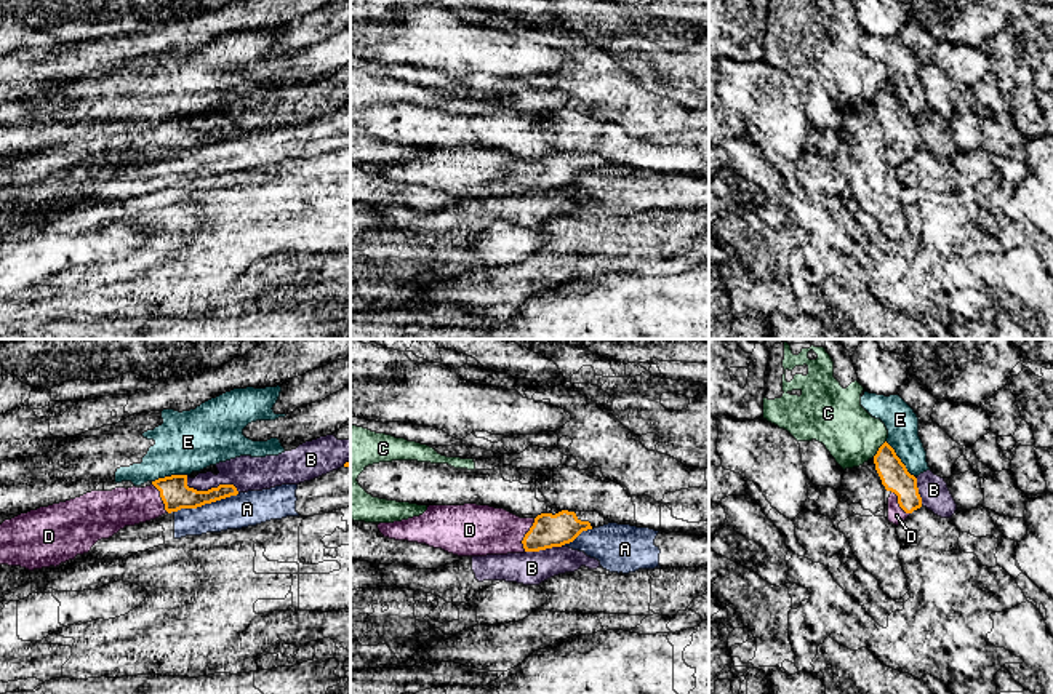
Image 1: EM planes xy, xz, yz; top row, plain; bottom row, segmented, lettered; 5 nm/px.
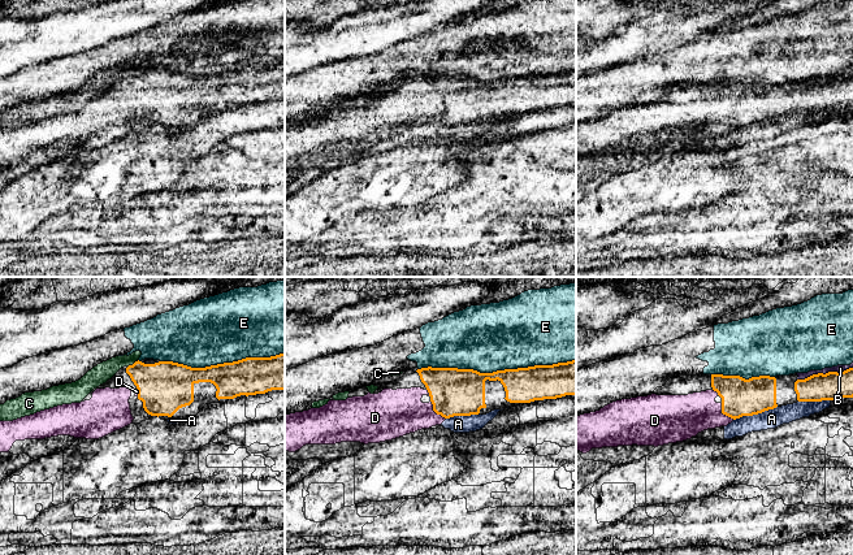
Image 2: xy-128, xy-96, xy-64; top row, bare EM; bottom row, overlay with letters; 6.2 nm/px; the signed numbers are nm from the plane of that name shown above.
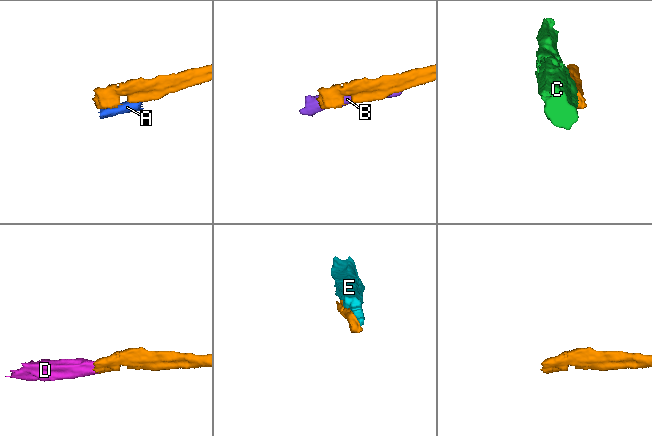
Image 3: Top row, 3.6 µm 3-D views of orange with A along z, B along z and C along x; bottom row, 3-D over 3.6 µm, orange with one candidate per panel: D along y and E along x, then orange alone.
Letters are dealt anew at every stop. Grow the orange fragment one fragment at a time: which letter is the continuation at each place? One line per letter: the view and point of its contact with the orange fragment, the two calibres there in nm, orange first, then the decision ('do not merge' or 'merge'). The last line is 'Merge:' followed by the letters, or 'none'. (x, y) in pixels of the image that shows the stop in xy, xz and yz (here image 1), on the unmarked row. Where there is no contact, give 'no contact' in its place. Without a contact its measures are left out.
A: xy (205, 144) | 150/180 nm | do not merge
B: xy (210, 131) | 150/180 nm | do not merge
C: yz (879, 90) | 140/280 nm | do not merge
D: xz (525, 176) | 170/260 nm | merge
E: yz (900, 101) | 140/160 nm | do not merge
Merge: D

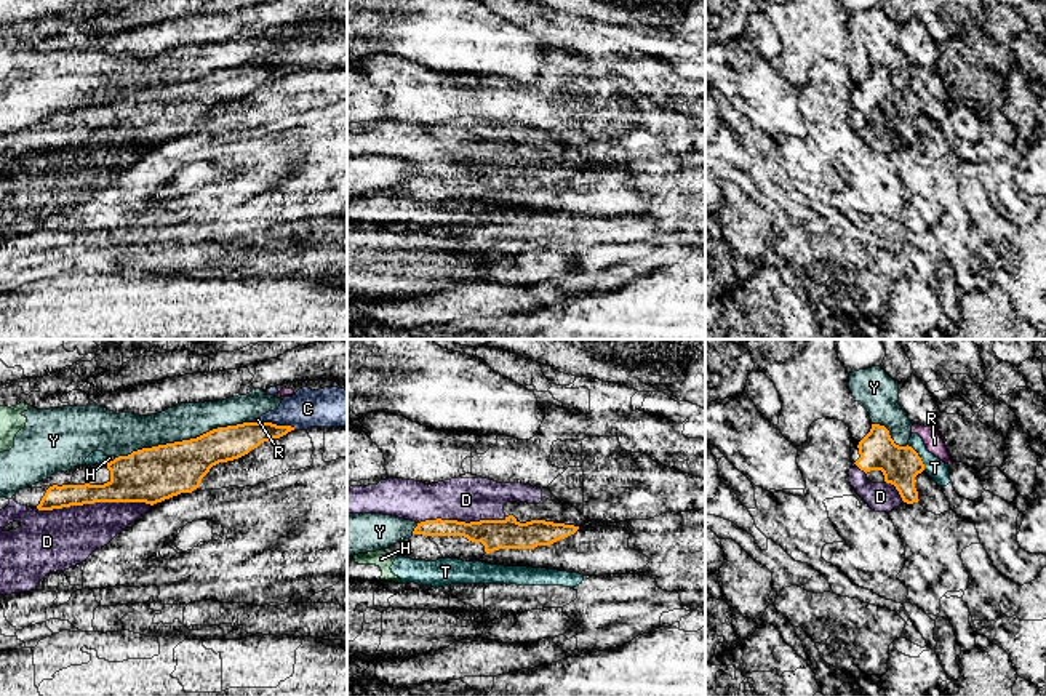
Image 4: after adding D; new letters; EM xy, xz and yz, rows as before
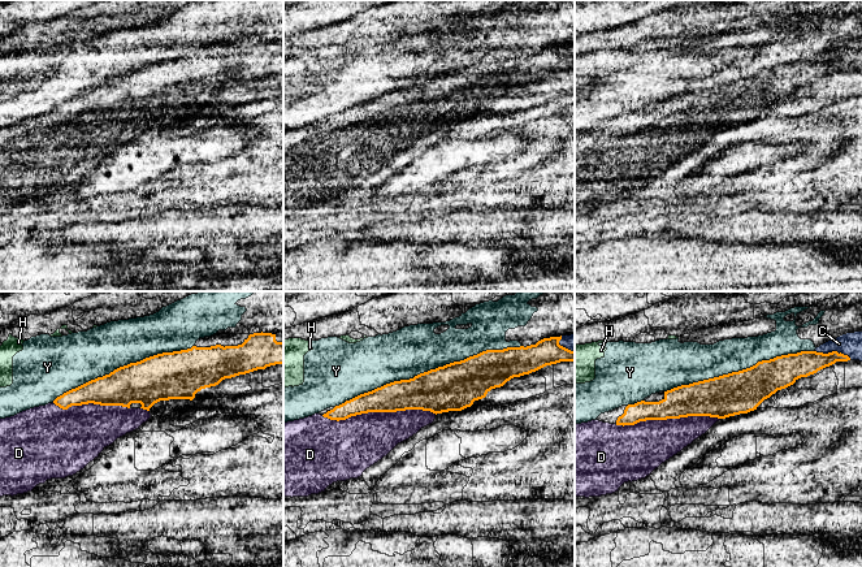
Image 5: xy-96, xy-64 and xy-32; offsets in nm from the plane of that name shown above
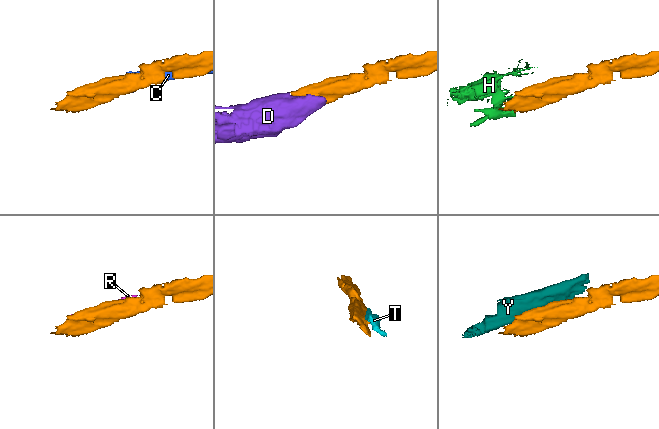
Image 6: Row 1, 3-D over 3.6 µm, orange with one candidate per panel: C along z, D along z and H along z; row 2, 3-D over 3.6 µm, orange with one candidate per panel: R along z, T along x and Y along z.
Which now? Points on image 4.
C: xy (279, 68) | 170/190 nm | do not merge
D: xy (93, 144) | 240/300 nm | merge
H: xy (111, 103) | 280/30 nm | do not merge
R: xy (256, 64) | 180/20 nm | do not merge
T: yz (918, 98) | 190/100 nm | do not merge
Y: xy (183, 82) | 280/180 nm | do not merge
Merge: D

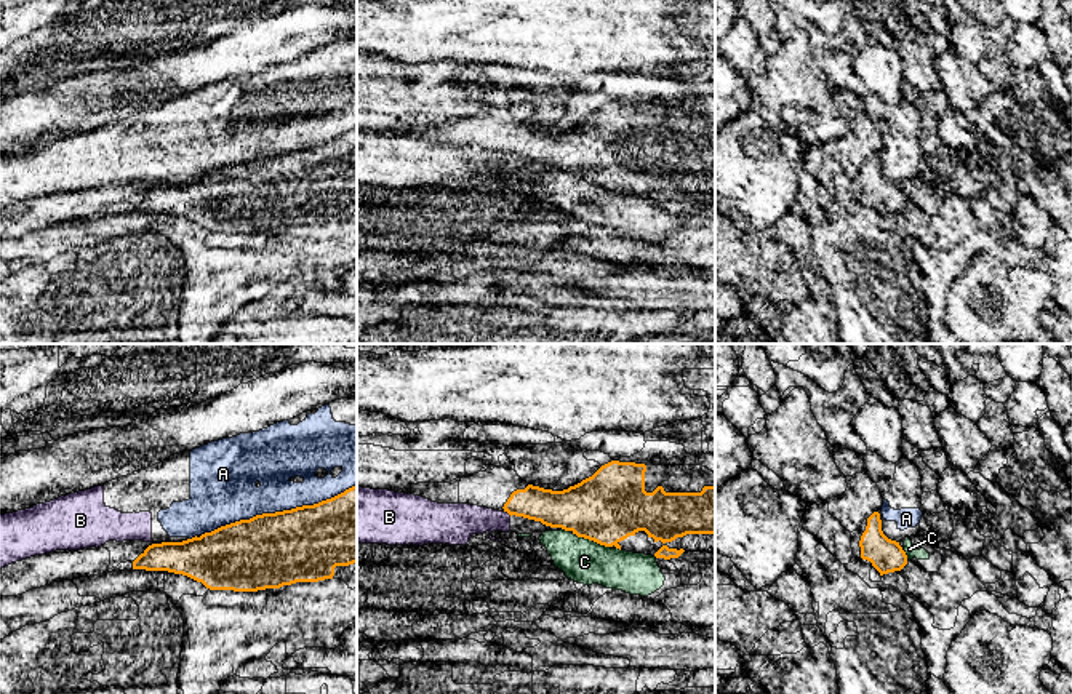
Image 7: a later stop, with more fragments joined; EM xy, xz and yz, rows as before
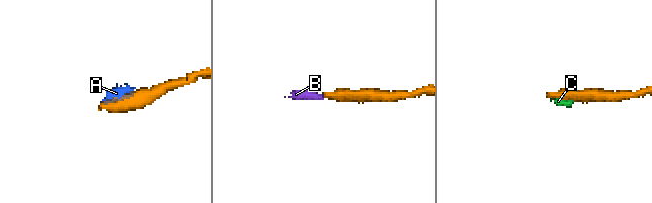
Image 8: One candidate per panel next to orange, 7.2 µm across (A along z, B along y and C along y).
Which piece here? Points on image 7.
A: xy (277, 154) | 380/280 nm | do not merge
B: xz (508, 154) | 190/180 nm | do not merge
C: xz (592, 181) | 360/220 nm | do not merge
Merge: none

